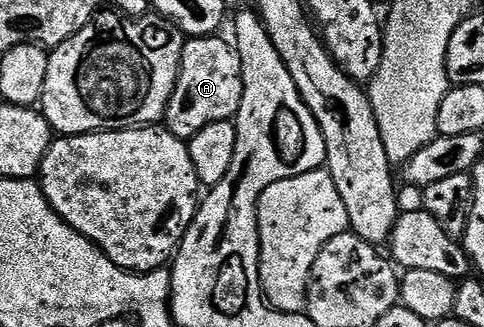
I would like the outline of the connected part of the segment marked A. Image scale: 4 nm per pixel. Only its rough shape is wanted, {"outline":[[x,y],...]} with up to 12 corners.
{"outline":[[221,35],[182,47],[164,117],[176,138],[233,121],[238,50]]}

